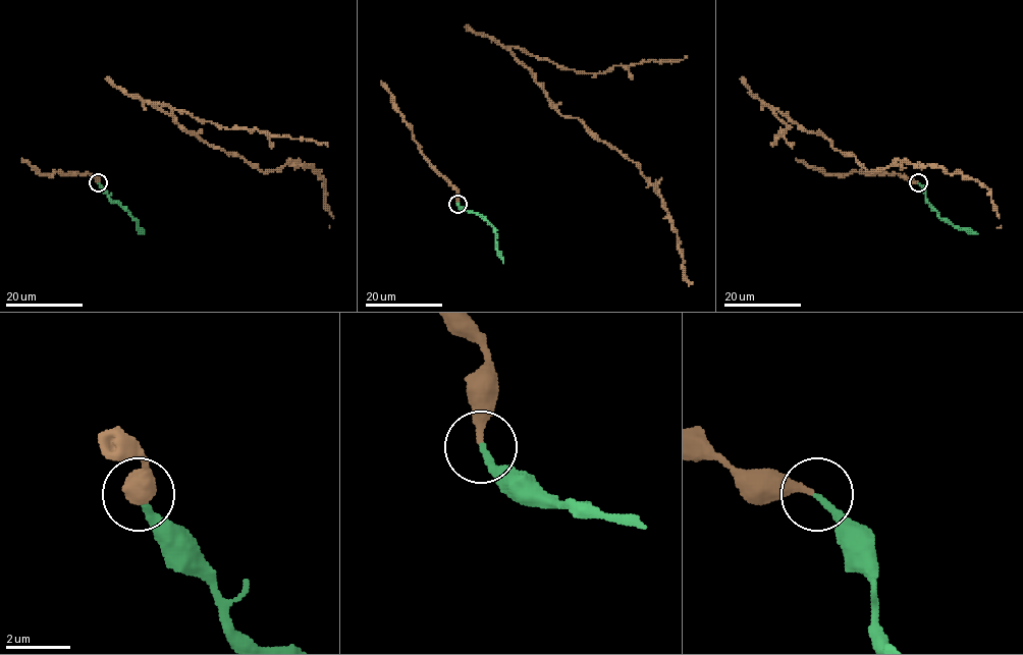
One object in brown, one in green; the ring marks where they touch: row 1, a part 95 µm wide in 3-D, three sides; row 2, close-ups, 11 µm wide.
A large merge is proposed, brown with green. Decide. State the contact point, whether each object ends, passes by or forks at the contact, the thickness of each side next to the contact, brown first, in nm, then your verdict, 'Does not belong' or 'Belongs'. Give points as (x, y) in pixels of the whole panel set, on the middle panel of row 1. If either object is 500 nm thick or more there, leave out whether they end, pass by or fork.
Place: (458, 204). At the ring brown ends. At the ring green ends. Thickness 280 nm (brown) against 200 nm. Belongs

